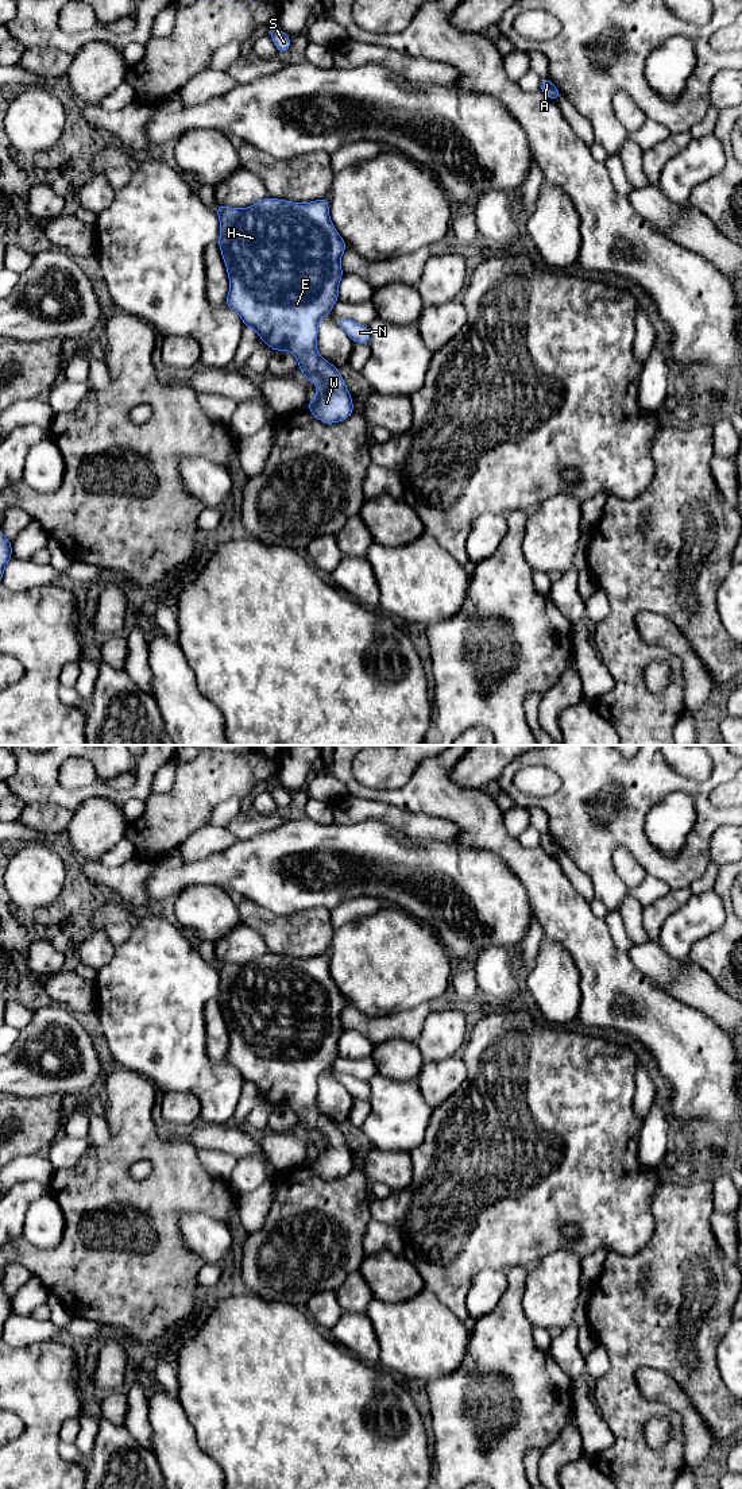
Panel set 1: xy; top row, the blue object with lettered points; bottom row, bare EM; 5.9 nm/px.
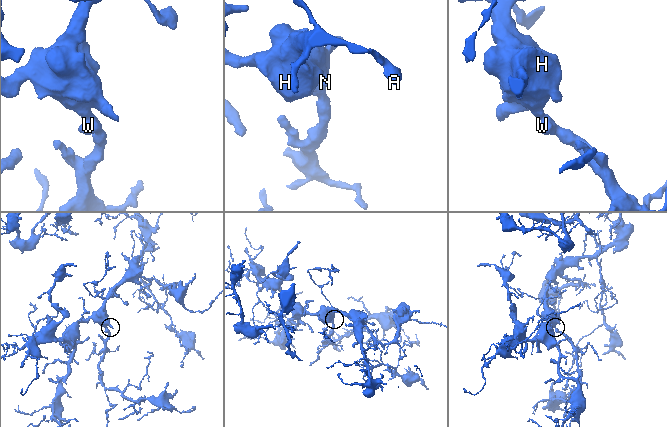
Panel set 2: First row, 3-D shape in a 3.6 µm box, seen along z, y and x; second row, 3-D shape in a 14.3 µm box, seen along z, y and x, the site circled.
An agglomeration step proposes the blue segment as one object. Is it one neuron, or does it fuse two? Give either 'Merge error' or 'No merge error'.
No merge error

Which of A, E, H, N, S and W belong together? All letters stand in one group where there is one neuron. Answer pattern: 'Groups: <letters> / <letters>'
Groups: A E H N S W

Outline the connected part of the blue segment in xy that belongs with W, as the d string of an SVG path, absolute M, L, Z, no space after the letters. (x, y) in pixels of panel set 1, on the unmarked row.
M267 952L247 964L217 960L216 969L220 975L217 1000L229 1034L224 1061L240 1072L244 1083L255 1085L273 1107L290 1107L298 1115L301 1130L317 1142L316 1153L306 1162L317 1176L325 1180L344 1177L355 1169L352 1152L339 1125L317 1108L318 1080L339 1057L339 1039L344 1031L340 1017L348 1003L329 973L328 954L294 958Z

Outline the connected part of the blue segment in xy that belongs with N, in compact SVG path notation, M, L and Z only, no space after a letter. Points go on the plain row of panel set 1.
M344 1076L339 1081L347 1088L347 1091L352 1096L352 1099L366 1099L366 1100L370 1099L371 1088L367 1081L358 1080L352 1076Z

